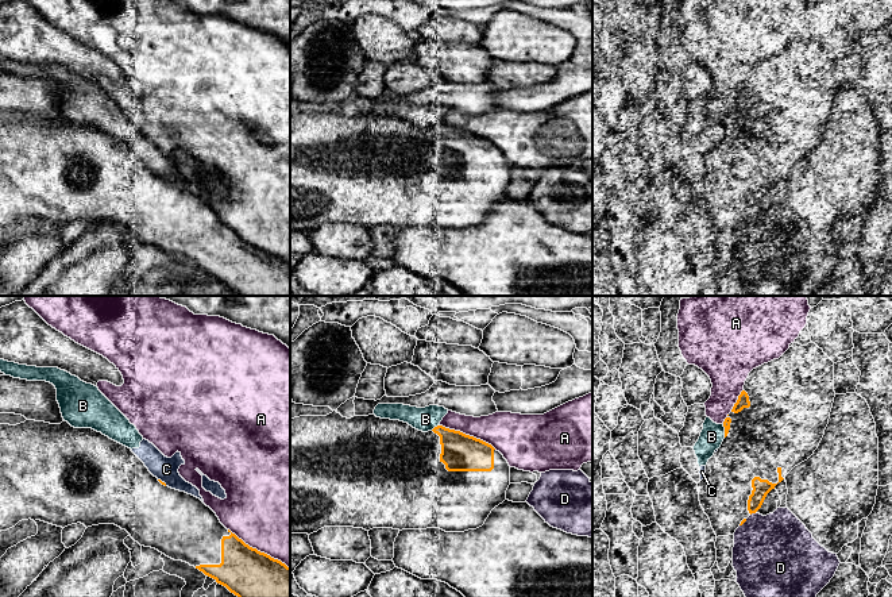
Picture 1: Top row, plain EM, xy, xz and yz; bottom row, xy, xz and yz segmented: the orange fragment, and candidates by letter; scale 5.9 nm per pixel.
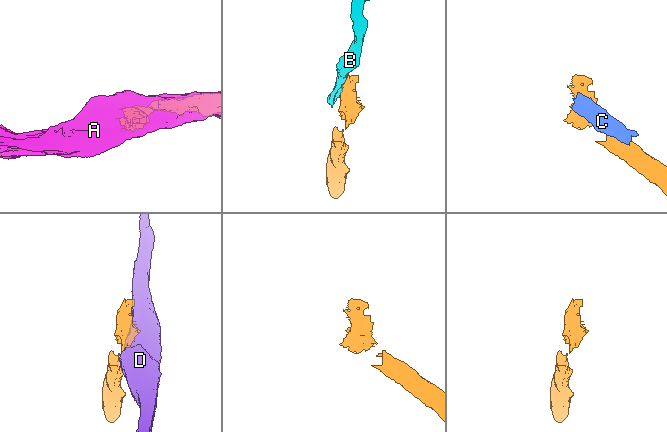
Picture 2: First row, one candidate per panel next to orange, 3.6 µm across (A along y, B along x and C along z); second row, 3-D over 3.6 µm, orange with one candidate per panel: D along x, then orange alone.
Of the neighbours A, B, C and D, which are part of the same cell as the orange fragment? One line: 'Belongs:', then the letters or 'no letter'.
Belongs: no letter

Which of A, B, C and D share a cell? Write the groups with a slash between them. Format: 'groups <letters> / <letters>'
groups A / B C / D

